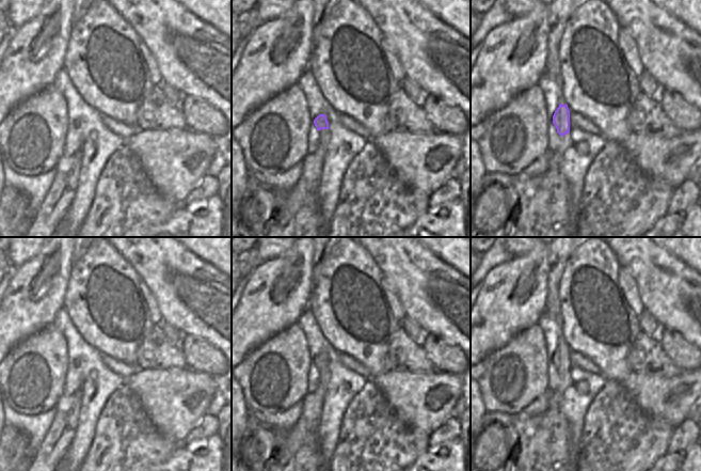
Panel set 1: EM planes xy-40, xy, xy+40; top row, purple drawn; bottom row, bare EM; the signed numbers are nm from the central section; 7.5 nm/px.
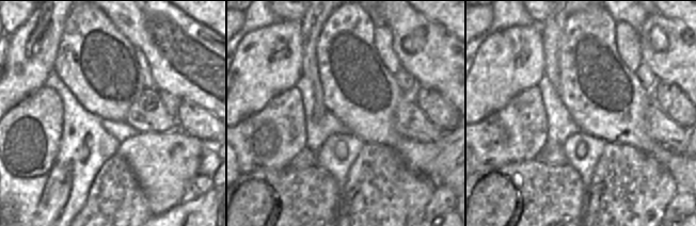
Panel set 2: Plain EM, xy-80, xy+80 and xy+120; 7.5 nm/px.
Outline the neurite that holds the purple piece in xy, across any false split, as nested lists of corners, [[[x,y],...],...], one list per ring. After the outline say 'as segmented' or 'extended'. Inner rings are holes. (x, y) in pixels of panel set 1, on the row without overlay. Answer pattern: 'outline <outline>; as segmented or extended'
outline [[[319,354],[314,363],[320,374],[320,384],[315,392],[306,393],[301,399],[301,417],[297,421],[297,425],[304,426],[306,430],[316,430],[318,427],[322,399],[331,378],[325,354]]]; extended

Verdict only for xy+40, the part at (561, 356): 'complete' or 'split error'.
split error

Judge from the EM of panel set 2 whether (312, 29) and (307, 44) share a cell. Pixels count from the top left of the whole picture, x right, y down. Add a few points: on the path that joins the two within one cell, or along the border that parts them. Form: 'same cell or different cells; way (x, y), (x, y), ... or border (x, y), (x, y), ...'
same cell; way (311, 32), (309, 41)

